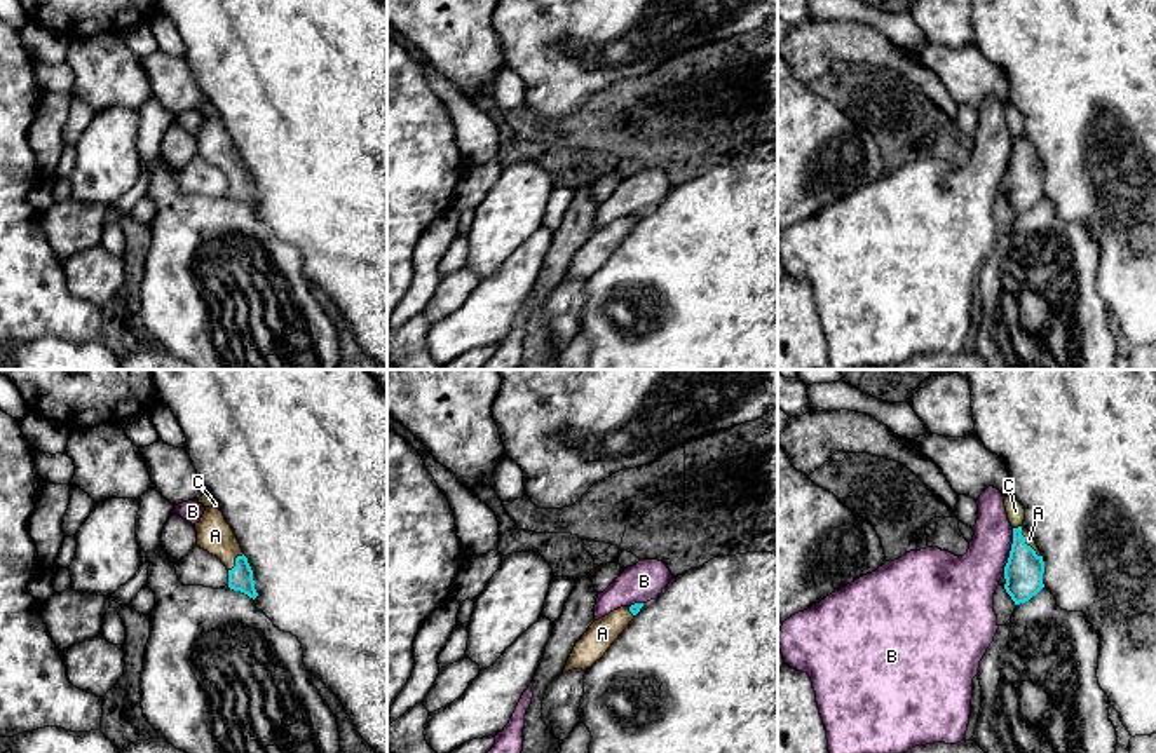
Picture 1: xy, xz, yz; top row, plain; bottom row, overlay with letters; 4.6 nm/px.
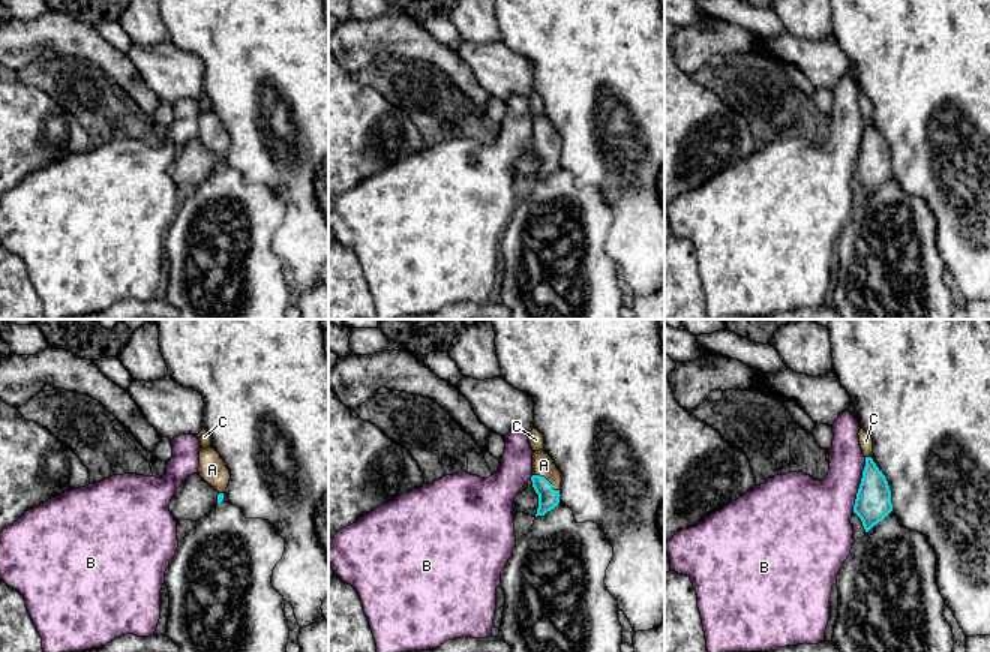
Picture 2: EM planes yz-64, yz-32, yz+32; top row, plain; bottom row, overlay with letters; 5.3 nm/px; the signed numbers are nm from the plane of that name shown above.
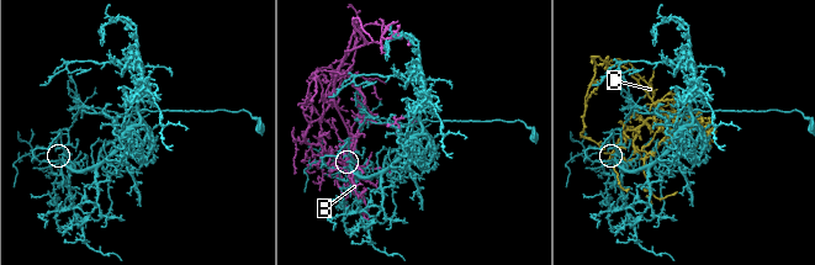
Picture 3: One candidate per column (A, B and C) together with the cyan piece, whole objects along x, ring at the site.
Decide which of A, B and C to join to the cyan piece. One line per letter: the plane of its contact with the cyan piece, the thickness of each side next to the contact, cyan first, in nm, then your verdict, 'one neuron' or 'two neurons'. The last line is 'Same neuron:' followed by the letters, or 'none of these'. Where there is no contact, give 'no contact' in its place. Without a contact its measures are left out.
A: contact in yz; calibres 180 and 50 nm; one neuron
B: contact in yz; calibres 180 and 260 nm; two neurons
C: contact in yz; calibres 180 and 80 nm; two neurons
Same neuron: A

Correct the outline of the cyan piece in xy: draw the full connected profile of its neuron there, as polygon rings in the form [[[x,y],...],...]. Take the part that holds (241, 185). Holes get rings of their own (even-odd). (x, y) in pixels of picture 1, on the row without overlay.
[[[206,117],[197,139],[197,157],[216,166],[228,180],[228,197],[256,207],[253,180],[242,157],[218,117]]]

